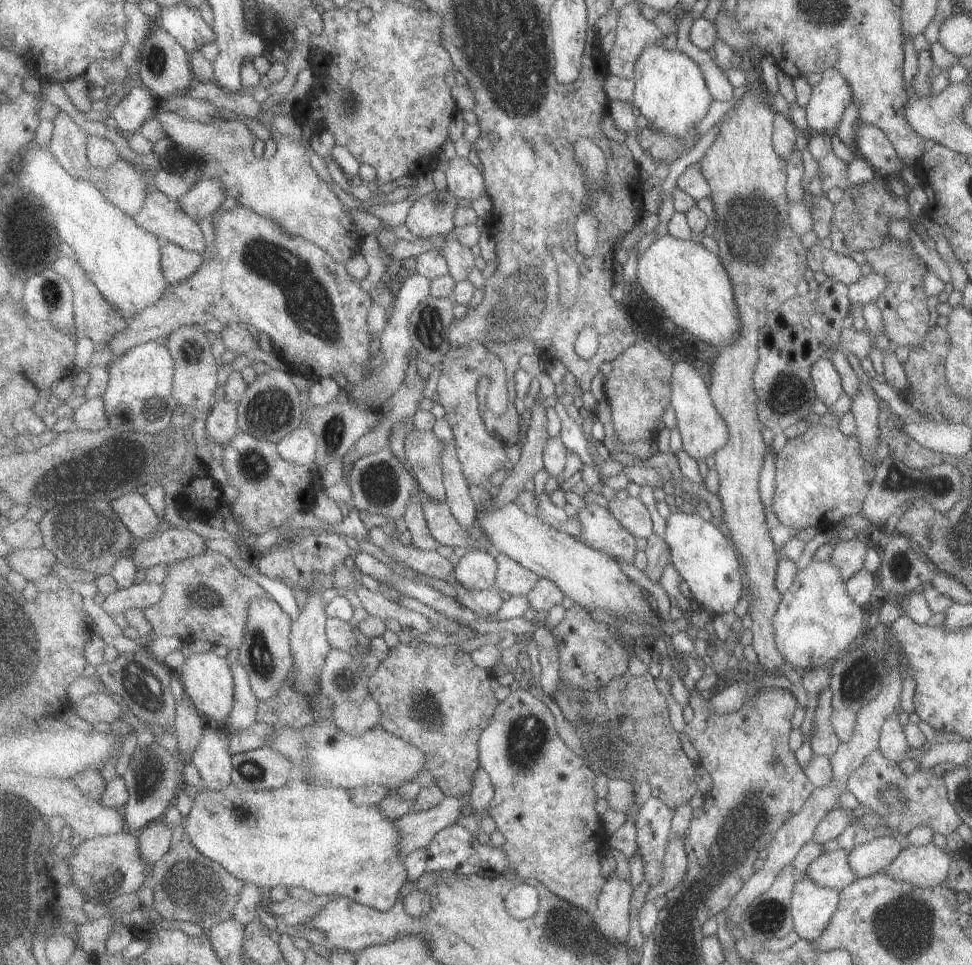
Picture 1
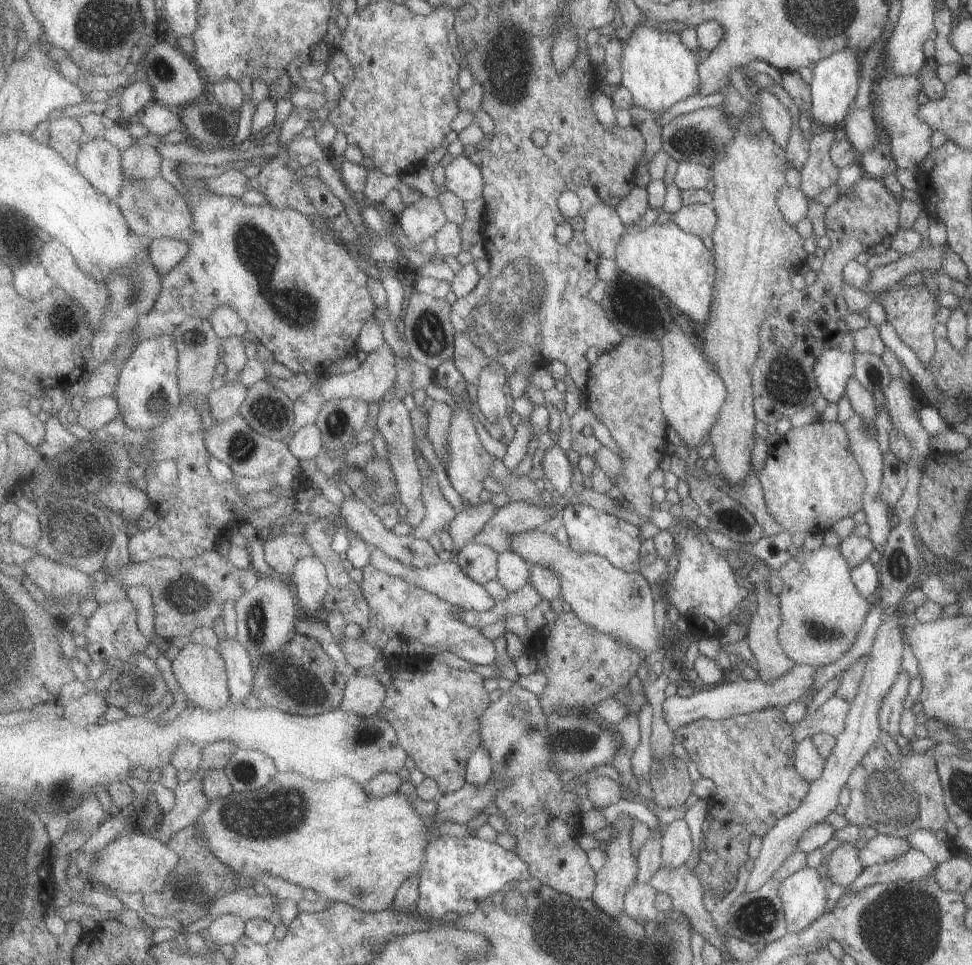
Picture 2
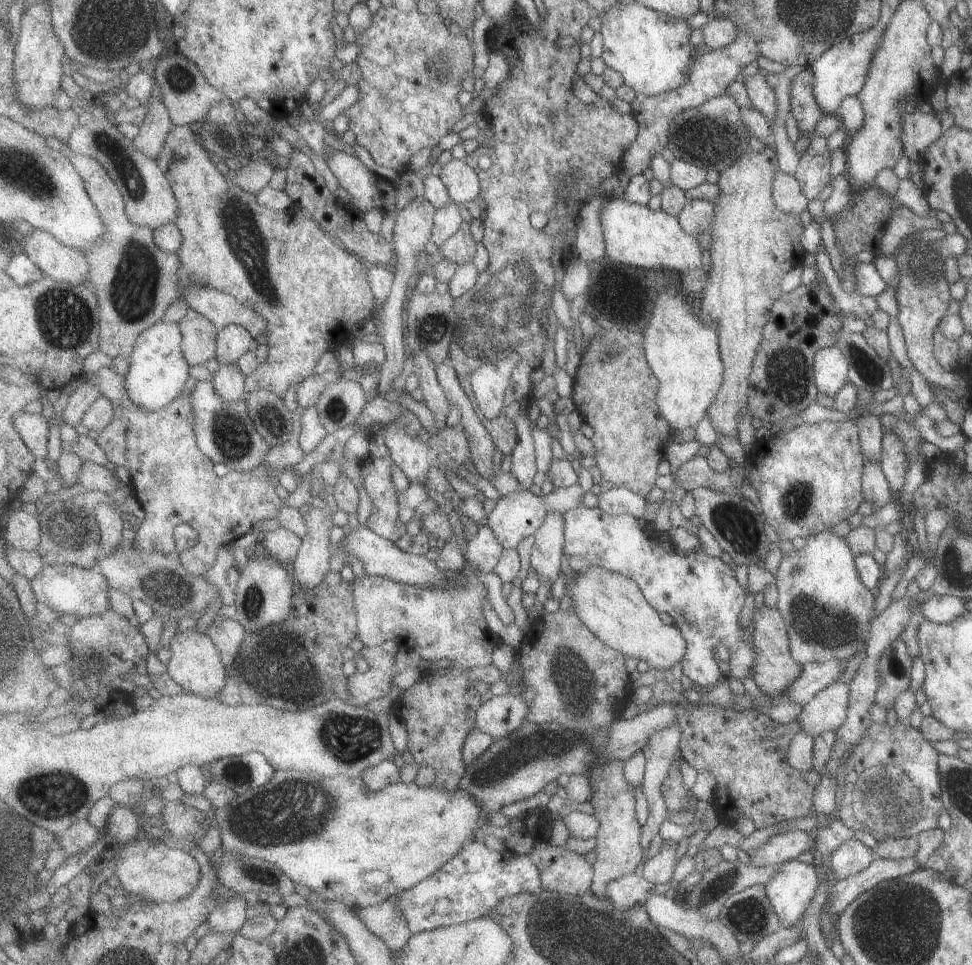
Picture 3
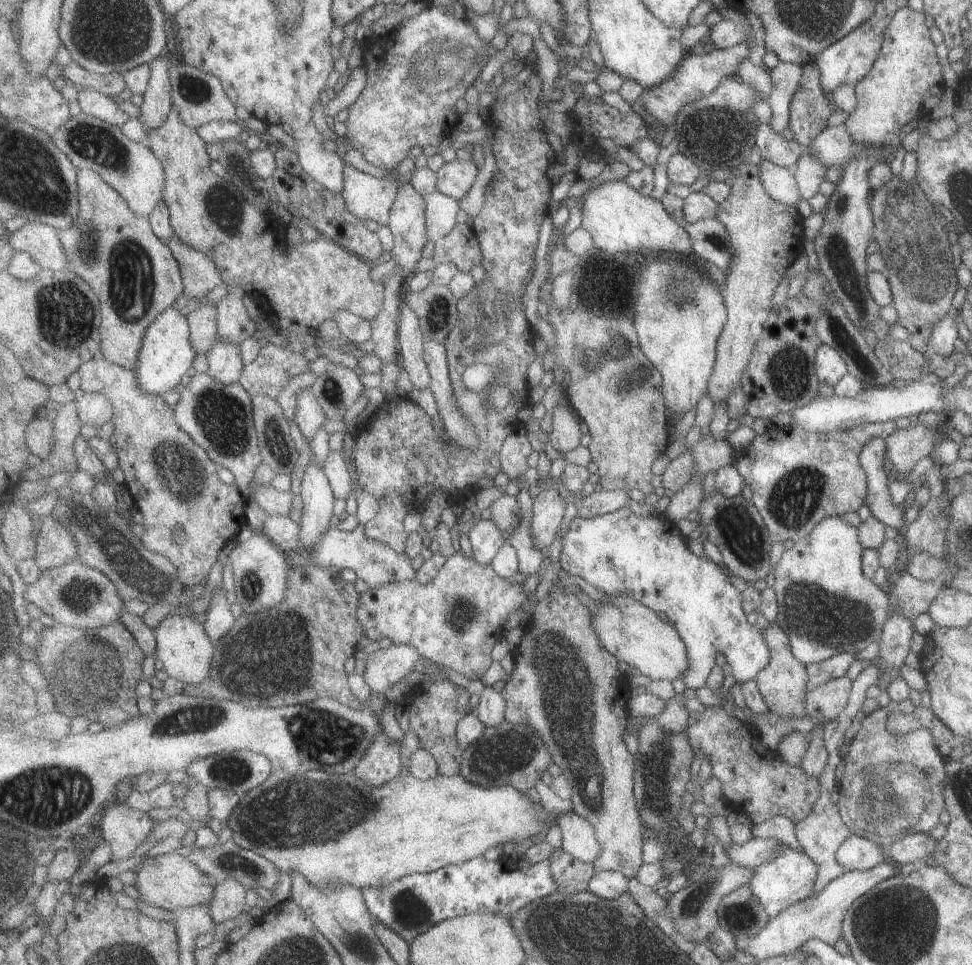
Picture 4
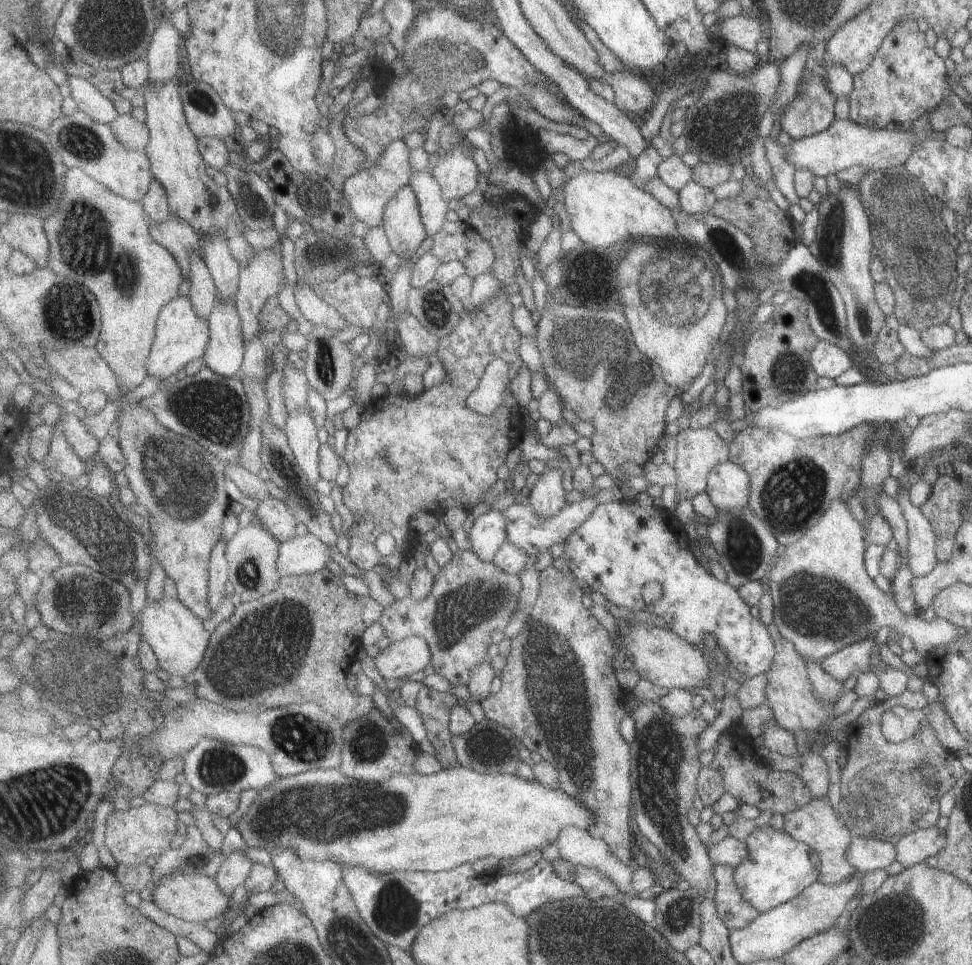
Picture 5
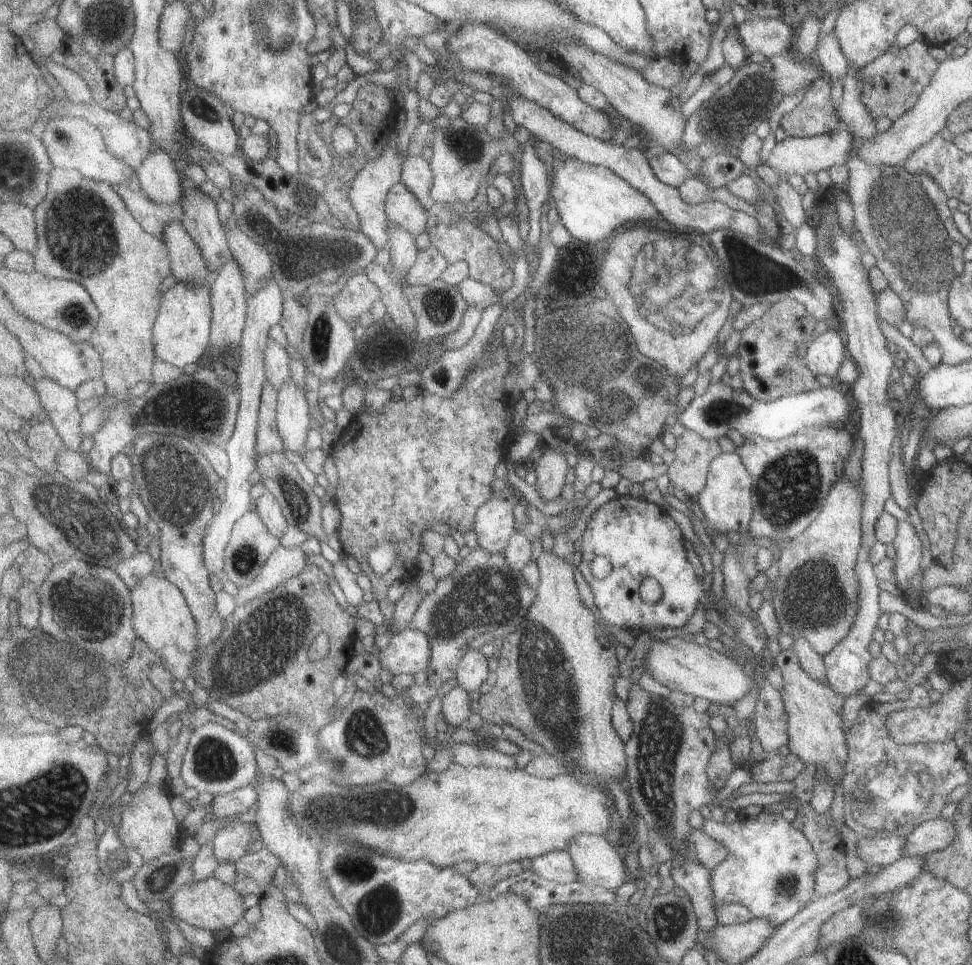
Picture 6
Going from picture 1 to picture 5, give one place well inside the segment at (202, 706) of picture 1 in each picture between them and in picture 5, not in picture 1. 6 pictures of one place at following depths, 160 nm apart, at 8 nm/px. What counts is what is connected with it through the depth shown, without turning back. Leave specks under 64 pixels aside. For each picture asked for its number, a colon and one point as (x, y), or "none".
2: (201, 672)
3: (196, 664)
4: (187, 653)
5: (180, 639)

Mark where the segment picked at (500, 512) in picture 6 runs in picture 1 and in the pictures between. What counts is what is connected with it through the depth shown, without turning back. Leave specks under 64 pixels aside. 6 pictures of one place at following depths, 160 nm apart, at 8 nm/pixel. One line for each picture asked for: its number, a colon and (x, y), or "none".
1: (477, 569)
2: (480, 562)
3: (484, 551)
4: (486, 538)
5: (488, 534)

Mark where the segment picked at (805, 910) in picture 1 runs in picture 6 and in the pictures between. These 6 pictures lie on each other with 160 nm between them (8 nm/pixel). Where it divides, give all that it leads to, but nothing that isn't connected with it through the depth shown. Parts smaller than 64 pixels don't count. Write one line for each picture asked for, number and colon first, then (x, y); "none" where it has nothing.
2: (804, 895)
3: (791, 891)
4: (791, 878)
5: (780, 867)
6: (772, 866)

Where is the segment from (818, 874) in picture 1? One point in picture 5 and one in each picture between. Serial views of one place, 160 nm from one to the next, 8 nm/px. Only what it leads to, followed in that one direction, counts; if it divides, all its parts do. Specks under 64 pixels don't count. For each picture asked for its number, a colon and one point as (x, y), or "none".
2: (843, 865)
3: (852, 857)
4: (857, 853)
5: (863, 854)

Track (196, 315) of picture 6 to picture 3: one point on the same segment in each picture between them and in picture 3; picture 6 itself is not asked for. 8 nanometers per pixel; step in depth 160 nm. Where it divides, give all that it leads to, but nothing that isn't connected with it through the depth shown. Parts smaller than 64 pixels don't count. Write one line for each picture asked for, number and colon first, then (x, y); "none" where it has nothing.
3: (158, 372)
4: (167, 354)
5: (181, 336)

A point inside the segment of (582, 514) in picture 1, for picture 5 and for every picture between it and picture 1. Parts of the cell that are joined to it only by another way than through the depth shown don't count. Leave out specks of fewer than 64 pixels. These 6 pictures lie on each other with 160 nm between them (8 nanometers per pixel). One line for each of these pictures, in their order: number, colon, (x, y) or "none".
2: (590, 530)
3: (700, 592)
4: (646, 557)
5: (622, 546)

